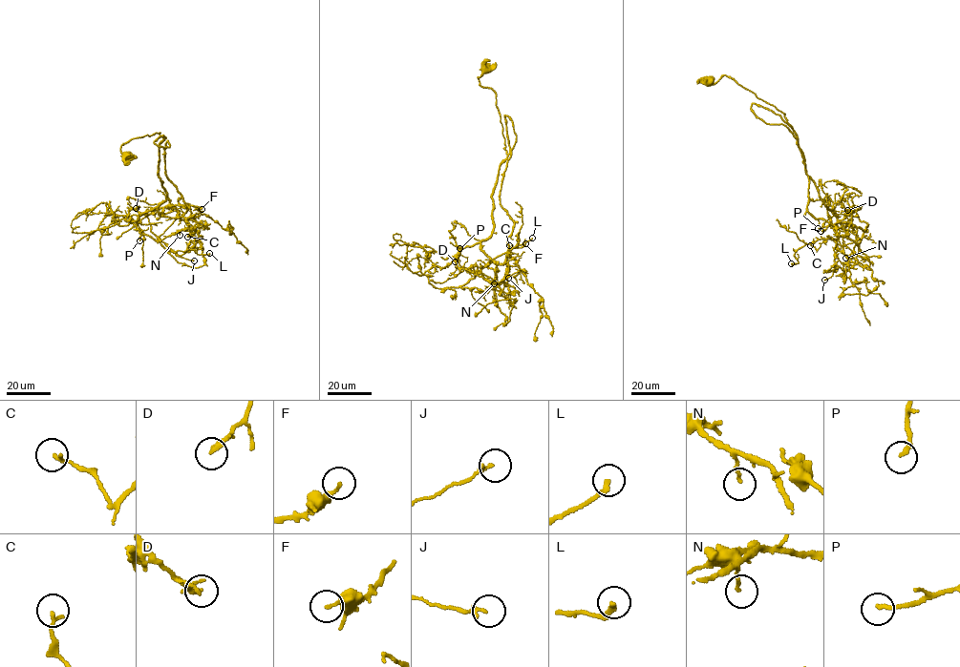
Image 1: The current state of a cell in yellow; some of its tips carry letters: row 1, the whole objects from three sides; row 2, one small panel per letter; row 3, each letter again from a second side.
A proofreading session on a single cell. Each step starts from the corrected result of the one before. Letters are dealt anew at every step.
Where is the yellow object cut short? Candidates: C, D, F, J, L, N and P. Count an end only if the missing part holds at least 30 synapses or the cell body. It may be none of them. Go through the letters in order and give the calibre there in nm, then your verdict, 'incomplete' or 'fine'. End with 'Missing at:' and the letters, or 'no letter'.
C: calibre 160 nm; fine
D: calibre 130 nm; incomplete
F: calibre 130 nm; fine
J: calibre 170 nm; fine
L: calibre 200 nm; fine
N: calibre 140 nm; fine
P: calibre 170 nm; fine
Missing at: D

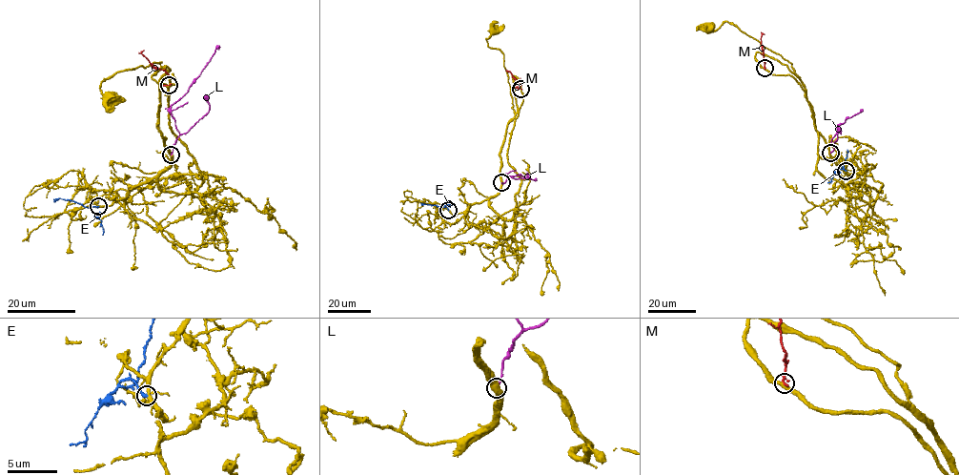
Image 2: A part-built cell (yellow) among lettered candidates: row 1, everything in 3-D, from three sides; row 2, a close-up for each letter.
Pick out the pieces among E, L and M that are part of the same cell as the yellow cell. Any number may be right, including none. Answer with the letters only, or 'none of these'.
E

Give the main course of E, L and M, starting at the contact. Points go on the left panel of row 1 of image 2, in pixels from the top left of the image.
E: (98, 207), (91, 207), (92, 211), (73, 201), (56, 198), (53, 201)
L: (171, 154), (179, 134), (171, 106), (187, 92), (219, 46)
M: (170, 85), (161, 83), (168, 73), (151, 64), (141, 52), (144, 50)

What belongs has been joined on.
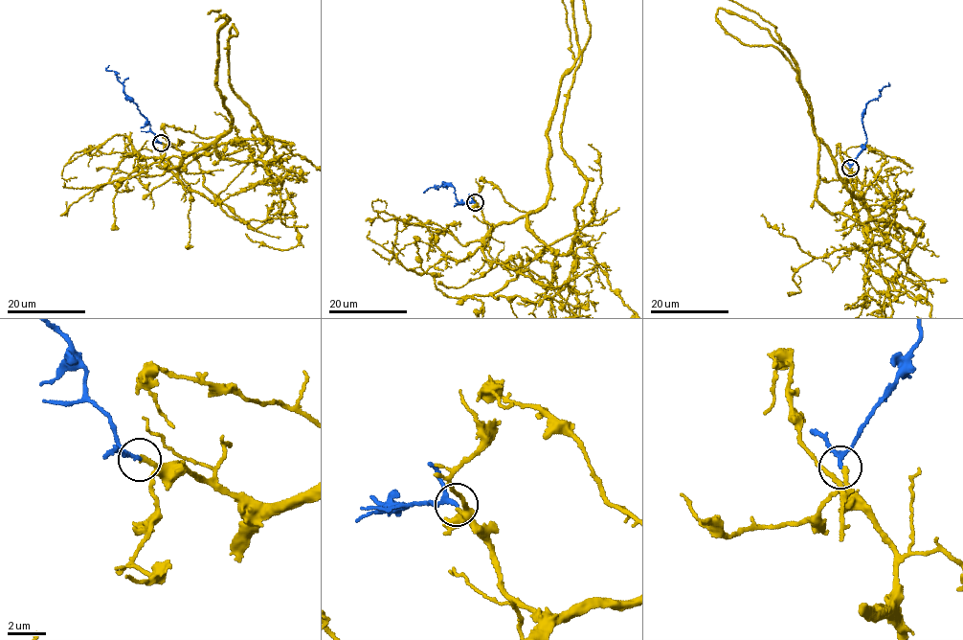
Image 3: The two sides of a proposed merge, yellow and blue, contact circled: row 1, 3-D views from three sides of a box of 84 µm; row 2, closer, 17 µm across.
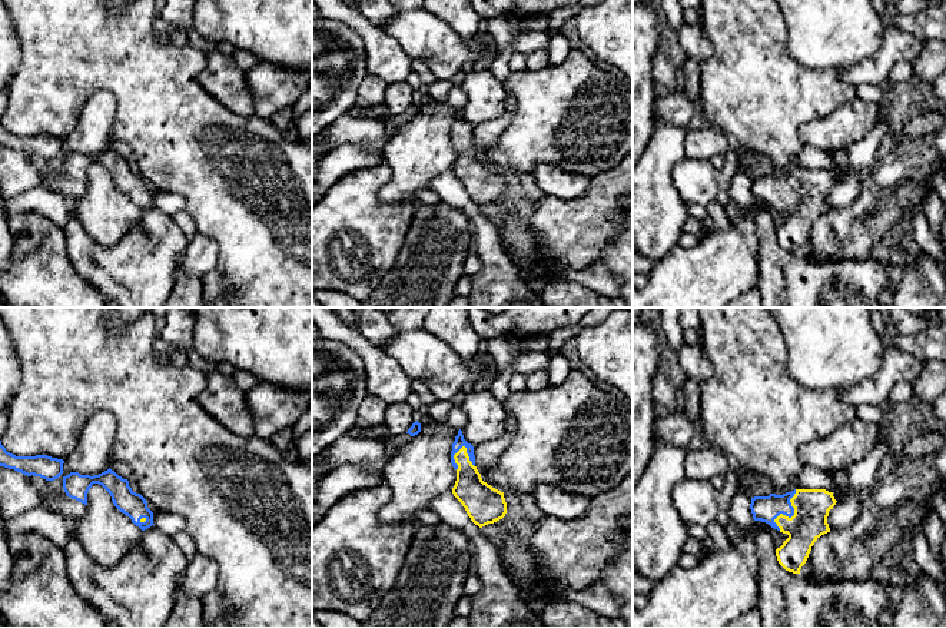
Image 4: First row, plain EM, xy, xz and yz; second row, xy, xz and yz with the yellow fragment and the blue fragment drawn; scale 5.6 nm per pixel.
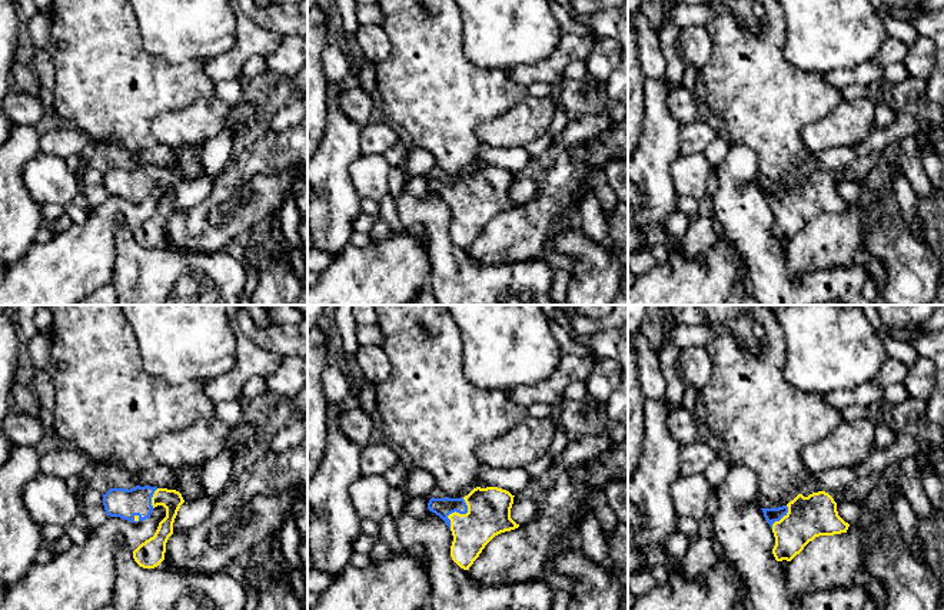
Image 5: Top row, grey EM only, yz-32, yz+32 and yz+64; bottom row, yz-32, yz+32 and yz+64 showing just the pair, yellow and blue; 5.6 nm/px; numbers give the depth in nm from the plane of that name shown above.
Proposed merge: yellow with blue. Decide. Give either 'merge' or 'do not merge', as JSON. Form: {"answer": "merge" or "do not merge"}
{"answer": "merge"}

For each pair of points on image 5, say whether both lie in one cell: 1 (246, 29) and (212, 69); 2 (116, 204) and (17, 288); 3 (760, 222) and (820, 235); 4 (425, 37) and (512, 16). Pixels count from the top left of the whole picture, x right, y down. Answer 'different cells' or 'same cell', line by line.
1: same cell
2: same cell
3: different cells
4: different cells

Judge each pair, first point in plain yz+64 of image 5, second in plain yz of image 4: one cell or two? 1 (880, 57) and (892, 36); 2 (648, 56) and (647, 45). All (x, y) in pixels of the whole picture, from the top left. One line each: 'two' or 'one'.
1: one
2: two

